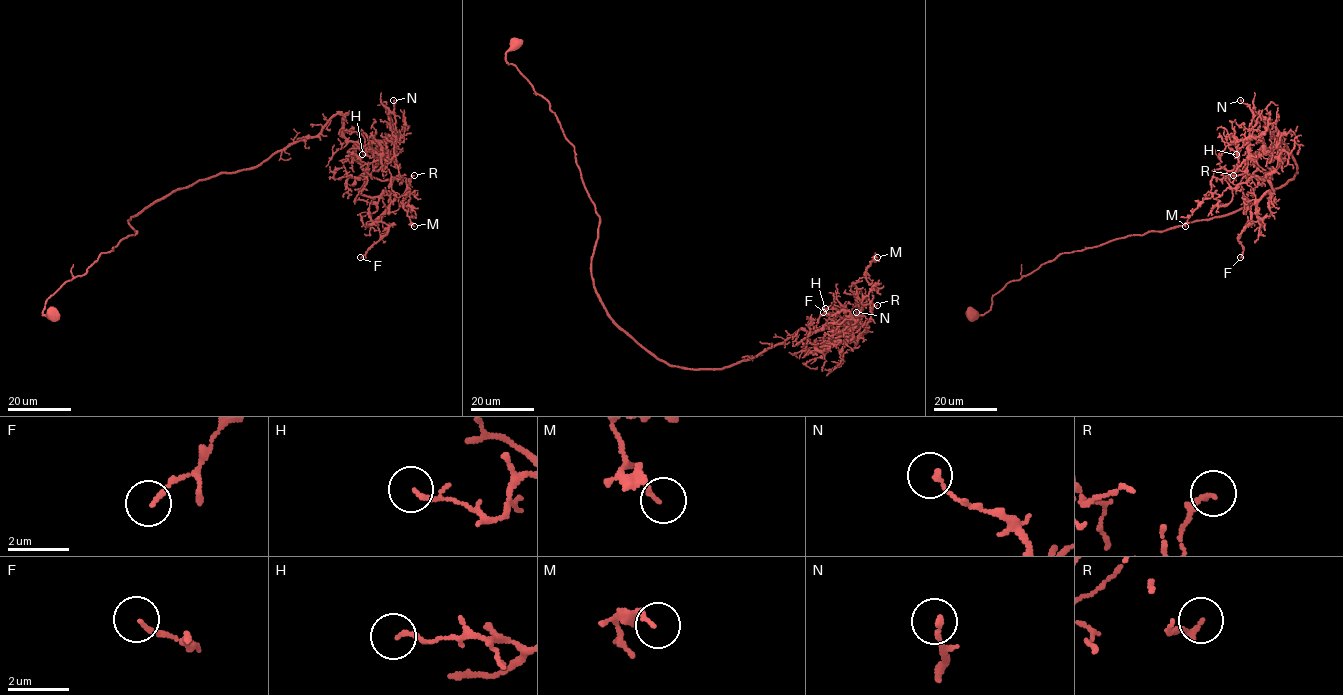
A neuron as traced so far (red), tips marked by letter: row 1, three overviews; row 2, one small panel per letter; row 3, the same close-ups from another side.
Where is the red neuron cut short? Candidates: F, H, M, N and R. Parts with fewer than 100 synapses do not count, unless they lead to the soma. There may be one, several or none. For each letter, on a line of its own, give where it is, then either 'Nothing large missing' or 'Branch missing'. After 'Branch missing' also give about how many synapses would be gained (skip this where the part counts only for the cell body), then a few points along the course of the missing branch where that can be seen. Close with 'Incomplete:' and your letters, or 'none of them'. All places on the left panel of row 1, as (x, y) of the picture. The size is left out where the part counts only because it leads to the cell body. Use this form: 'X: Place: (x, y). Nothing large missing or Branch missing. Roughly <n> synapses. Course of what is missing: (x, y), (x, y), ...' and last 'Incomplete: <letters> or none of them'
F: Place: (360, 257). Nothing large missing
H: Place: (362, 154). Nothing large missing
M: Place: (414, 226). Nothing large missing
N: Place: (393, 100). Nothing large missing
R: Place: (414, 175). Nothing large missing
Incomplete: none of them

